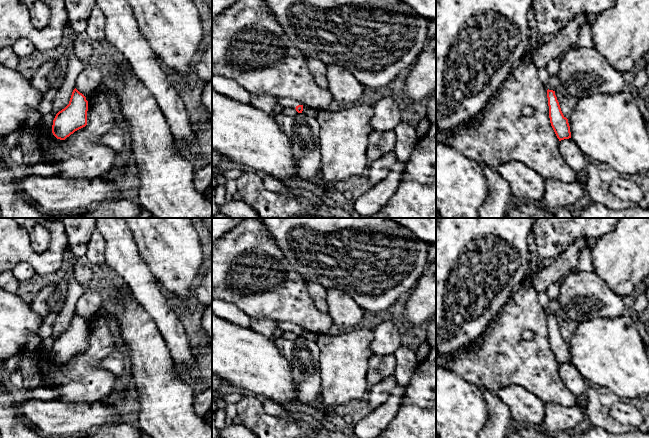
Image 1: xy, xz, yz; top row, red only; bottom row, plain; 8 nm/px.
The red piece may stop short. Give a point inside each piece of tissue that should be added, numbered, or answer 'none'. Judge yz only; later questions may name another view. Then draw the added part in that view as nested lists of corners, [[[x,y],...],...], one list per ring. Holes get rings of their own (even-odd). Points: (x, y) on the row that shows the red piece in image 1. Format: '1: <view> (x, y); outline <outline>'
none

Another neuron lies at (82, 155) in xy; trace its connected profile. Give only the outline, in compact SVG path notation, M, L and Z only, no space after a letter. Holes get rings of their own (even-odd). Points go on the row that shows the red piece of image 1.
M103 92L92 93L86 100L87 125L65 140L57 139L52 132L43 133L37 126L42 157L61 170L61 177L103 178L113 167L116 153L102 143L102 137L116 125L114 112Z

